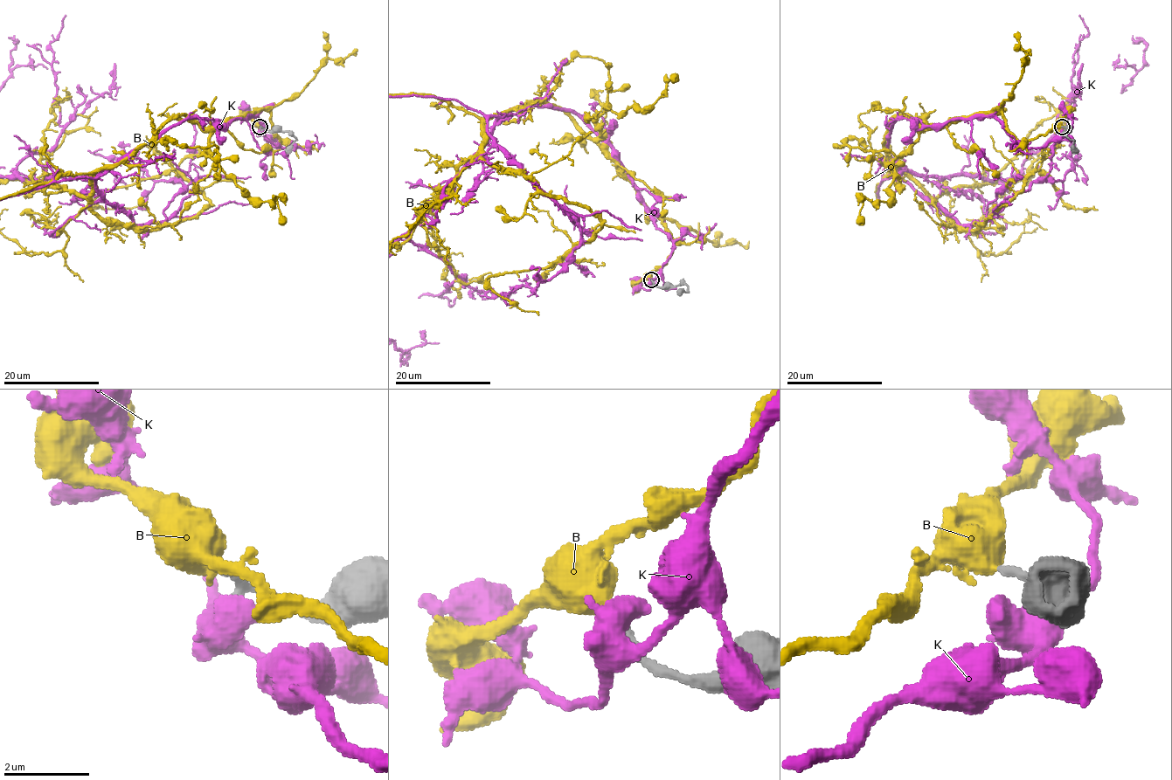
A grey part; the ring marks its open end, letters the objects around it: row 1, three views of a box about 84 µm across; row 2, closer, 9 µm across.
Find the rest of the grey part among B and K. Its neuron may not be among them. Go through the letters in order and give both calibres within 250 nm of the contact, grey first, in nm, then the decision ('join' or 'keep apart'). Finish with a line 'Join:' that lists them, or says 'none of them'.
B: calibres 190 and 650 nm; join
K: calibres 180 and 400 nm; keep apart
Join: B

